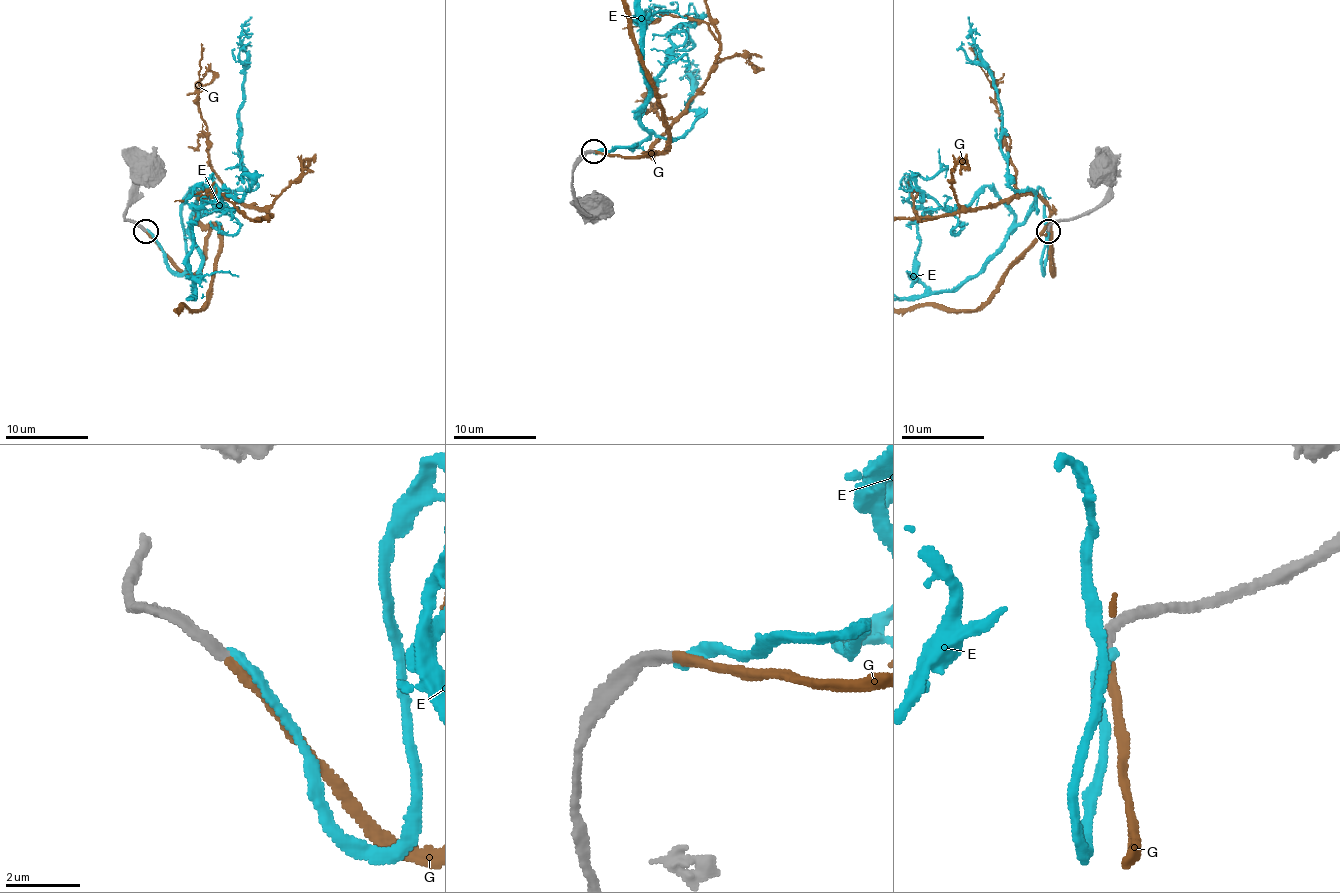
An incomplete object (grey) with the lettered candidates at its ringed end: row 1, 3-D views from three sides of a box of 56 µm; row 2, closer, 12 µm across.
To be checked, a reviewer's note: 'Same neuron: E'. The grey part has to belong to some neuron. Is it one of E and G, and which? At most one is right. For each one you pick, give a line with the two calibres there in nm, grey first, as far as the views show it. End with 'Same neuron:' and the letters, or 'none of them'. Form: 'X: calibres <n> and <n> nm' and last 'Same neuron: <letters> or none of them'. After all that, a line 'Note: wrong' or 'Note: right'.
G: calibres 320 and 280 nm
Same neuron: G
Note: wrong

